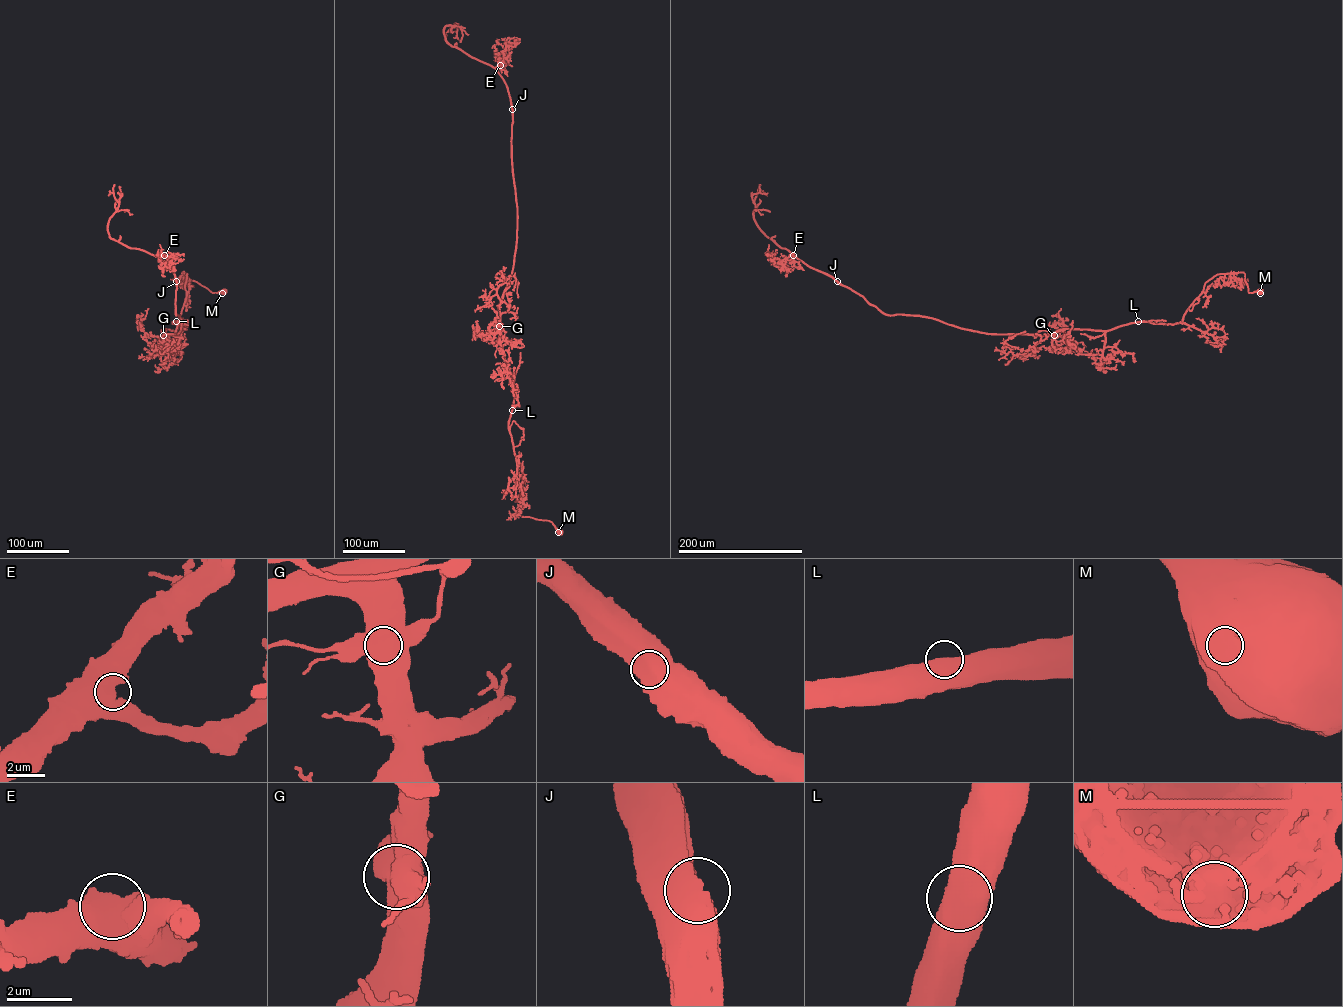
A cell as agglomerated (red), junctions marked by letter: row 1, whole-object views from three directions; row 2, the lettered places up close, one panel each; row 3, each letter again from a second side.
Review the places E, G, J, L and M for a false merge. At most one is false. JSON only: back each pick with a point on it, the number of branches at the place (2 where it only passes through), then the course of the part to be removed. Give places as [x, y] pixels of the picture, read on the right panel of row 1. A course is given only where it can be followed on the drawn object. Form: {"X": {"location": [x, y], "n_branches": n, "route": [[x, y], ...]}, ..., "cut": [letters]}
{"G": {"location": [1054, 335], "n_branches": 1, "route": [[1053, 335], [1055, 332], [1039, 330], [1011, 336]]}, "cut": ["G"]}

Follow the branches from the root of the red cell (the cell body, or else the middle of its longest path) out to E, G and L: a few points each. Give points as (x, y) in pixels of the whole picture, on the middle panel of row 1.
E: (559, 531), (518, 513), (522, 469), (508, 427), (514, 387), (499, 335), (517, 228), (512, 107), (500, 65)
G: (559, 531), (548, 520), (518, 513), (522, 469), (508, 427), (514, 387), (502, 351), (499, 326)
L: (559, 531), (548, 520), (518, 513), (522, 495), (522, 469), (514, 453), (508, 427), (512, 410)

